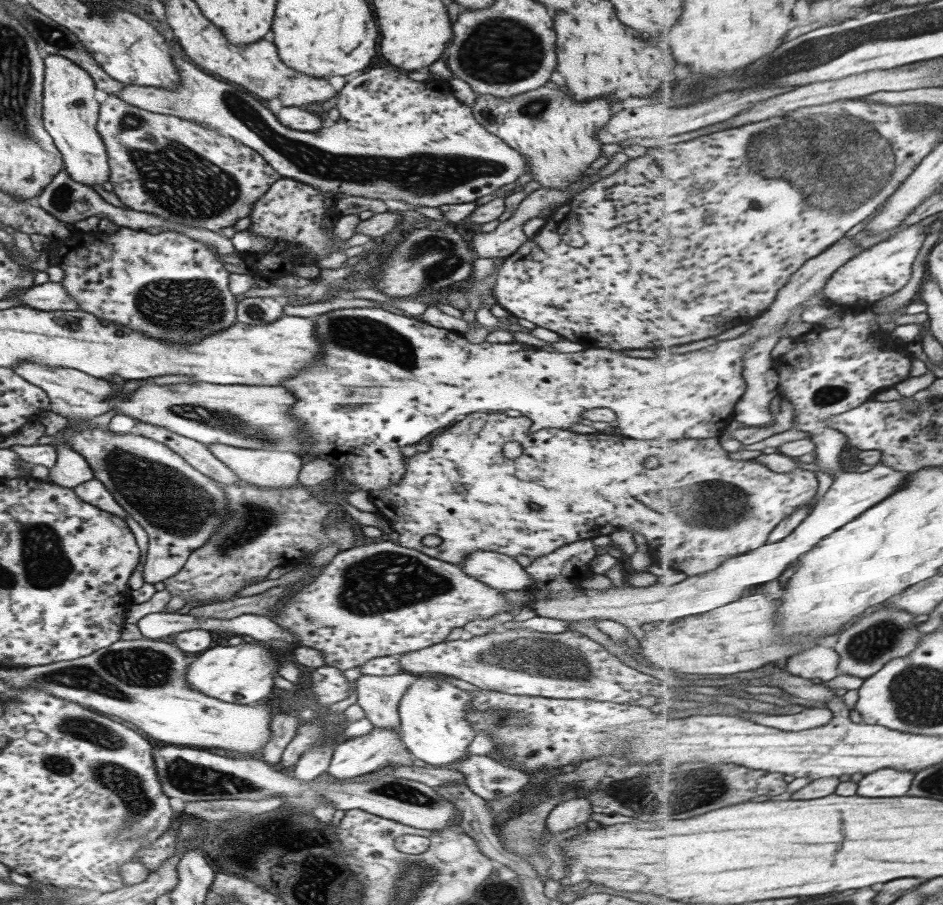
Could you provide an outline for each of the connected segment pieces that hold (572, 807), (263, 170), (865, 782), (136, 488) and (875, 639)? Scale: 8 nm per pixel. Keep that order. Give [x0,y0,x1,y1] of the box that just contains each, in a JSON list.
[[546,798,591,832],[96,94,280,233],[859,768,916,798],[59,417,226,586],[831,608,924,680]]

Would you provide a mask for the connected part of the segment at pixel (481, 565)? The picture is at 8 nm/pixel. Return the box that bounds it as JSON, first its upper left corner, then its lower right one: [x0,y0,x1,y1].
[459,551,531,590]

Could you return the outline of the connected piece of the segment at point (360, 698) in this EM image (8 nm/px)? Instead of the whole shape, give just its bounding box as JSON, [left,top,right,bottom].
[354,672,413,736]

